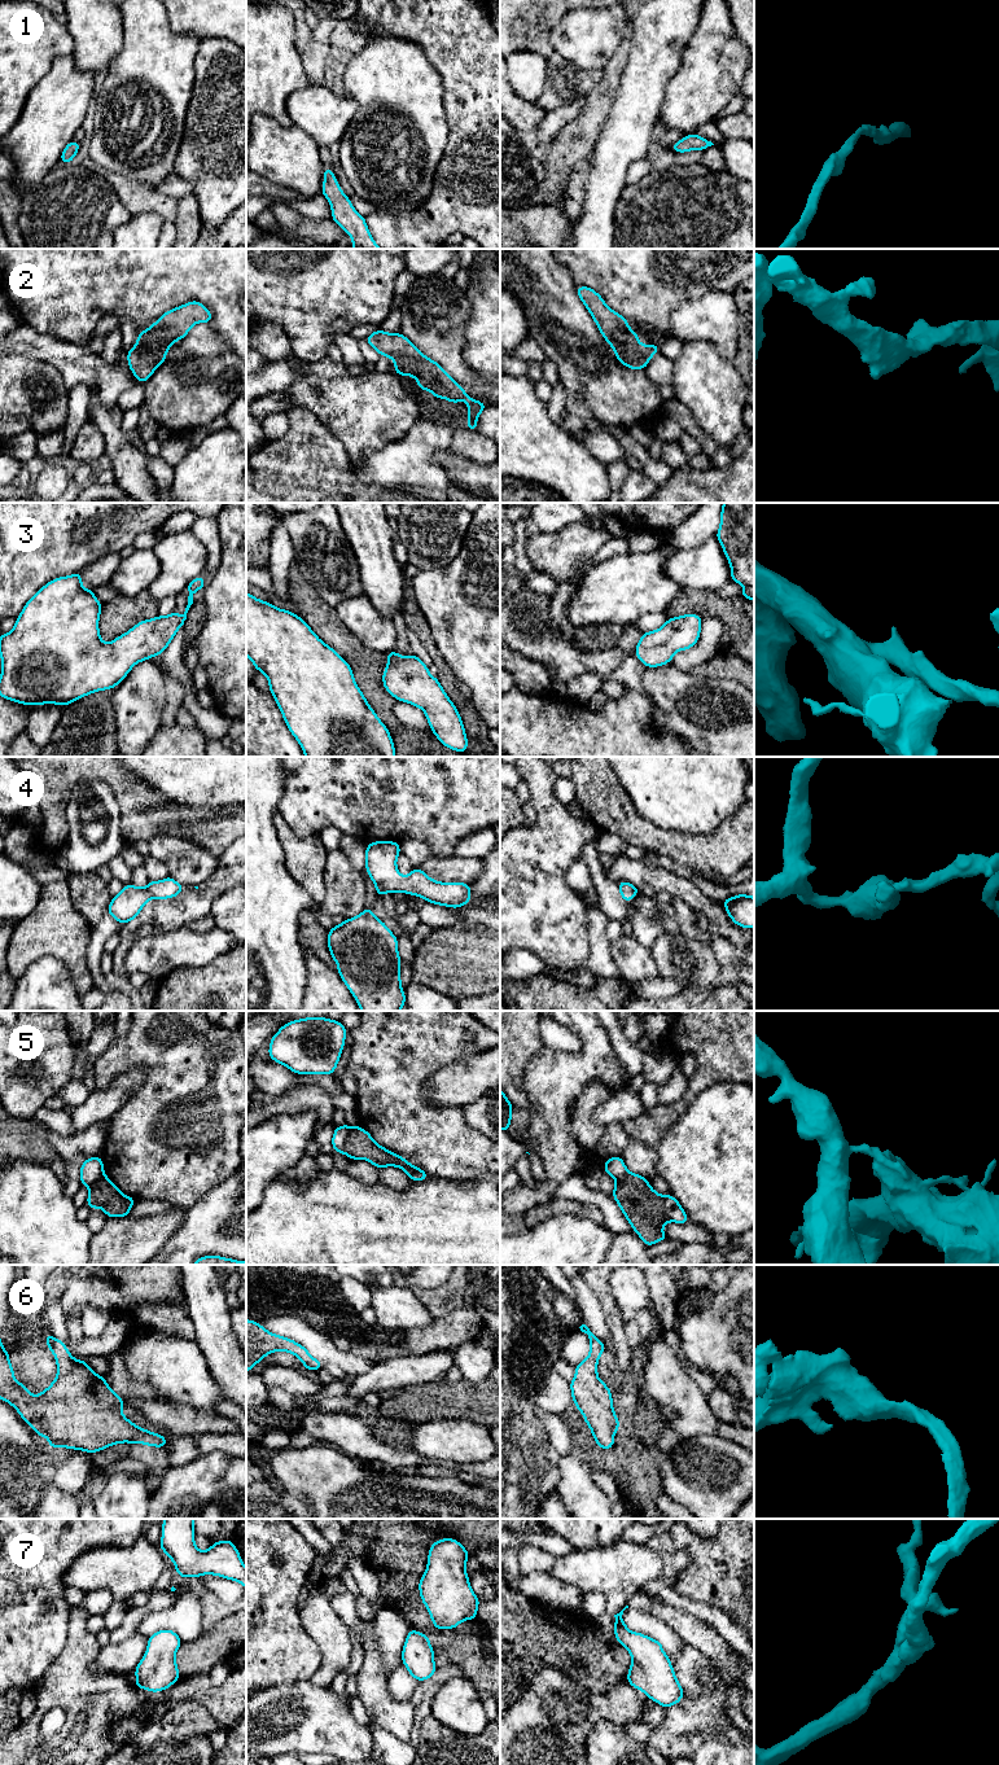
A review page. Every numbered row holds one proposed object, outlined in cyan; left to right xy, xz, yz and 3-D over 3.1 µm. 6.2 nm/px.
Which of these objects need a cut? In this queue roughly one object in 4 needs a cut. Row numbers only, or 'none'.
5

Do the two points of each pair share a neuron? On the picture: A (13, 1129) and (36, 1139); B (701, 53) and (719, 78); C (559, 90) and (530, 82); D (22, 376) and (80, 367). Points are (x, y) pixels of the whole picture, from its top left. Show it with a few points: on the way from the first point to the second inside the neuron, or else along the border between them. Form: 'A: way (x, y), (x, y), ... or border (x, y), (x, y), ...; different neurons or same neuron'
A: way (18, 1134), (23, 1139), (31, 1139); same neuron
B: way (708, 60), (713, 65), (713, 71); same neuron
C: border (547, 58), (544, 87), (537, 101); different neurons
D: border (31, 357), (52, 364), (68, 389); different neurons

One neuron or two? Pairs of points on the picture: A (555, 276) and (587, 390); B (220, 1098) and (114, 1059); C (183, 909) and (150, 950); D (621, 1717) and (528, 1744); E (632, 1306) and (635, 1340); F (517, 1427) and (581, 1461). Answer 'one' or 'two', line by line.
A: one
B: one
C: two
D: one
E: two
F: two

